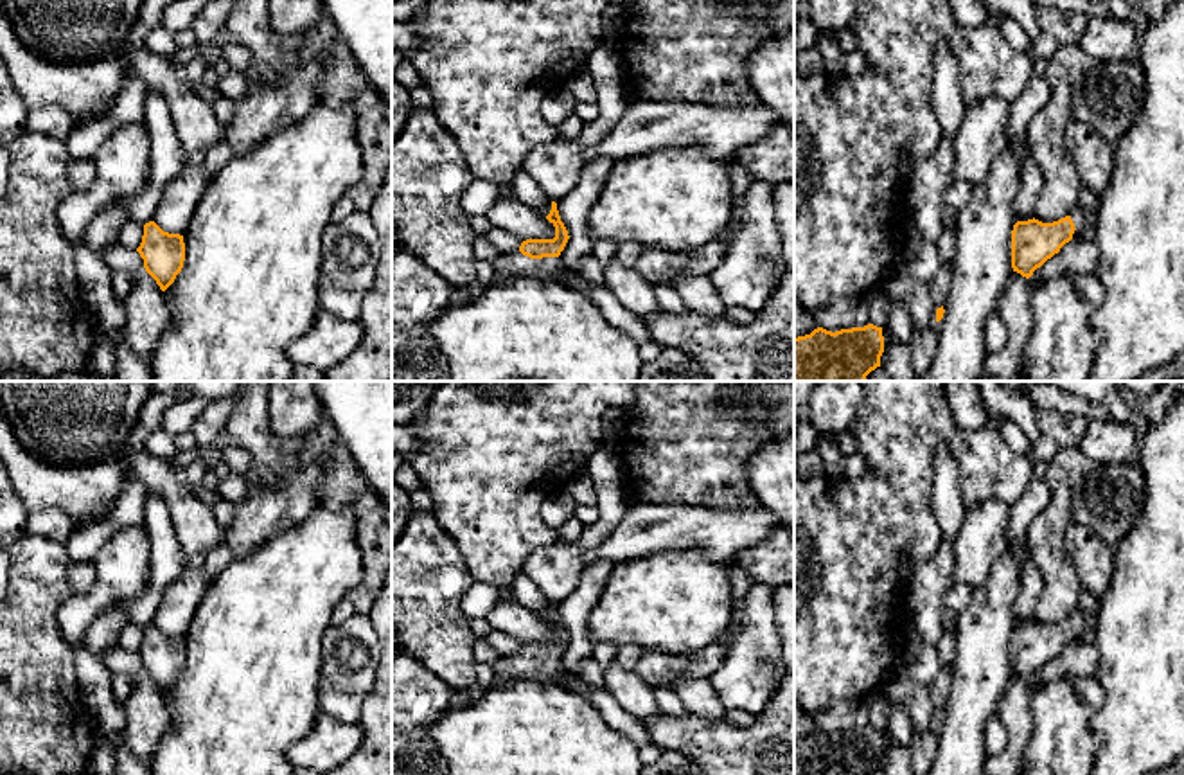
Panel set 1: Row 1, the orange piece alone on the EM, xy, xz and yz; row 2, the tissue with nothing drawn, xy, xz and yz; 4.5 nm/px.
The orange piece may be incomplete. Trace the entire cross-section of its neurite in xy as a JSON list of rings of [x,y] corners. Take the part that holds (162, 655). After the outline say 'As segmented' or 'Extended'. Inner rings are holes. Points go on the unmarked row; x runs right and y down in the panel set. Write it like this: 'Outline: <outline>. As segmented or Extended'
Outline: [[[155,624],[144,628],[142,646],[137,651],[144,662],[146,674],[165,694],[183,671],[183,638],[163,635]]]. As segmented

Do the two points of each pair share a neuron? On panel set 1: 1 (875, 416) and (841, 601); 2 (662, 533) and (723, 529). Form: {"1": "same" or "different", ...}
{"1": "same", "2": "same"}

